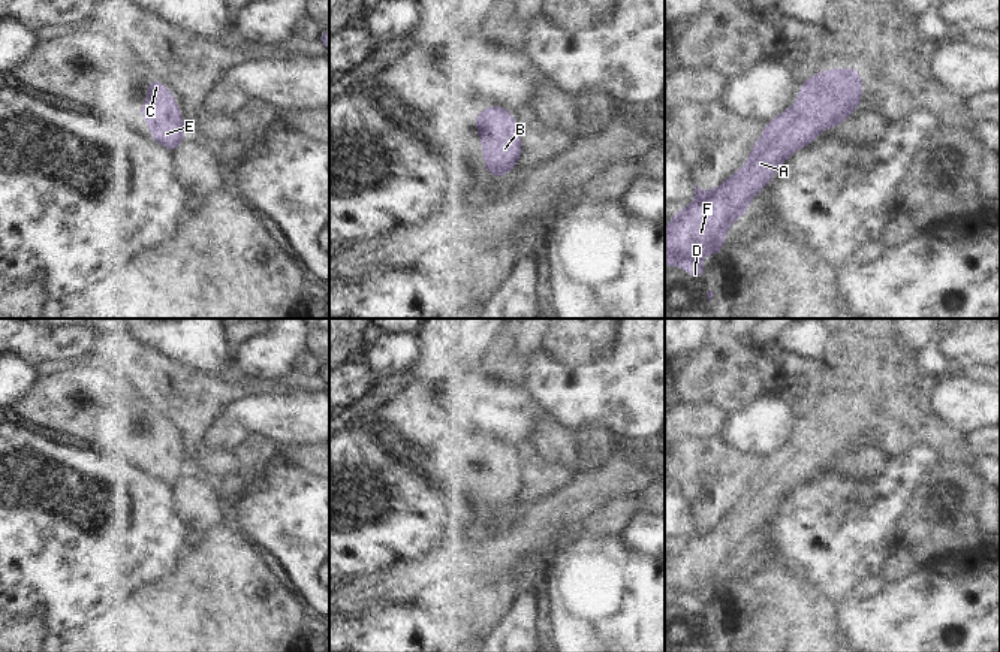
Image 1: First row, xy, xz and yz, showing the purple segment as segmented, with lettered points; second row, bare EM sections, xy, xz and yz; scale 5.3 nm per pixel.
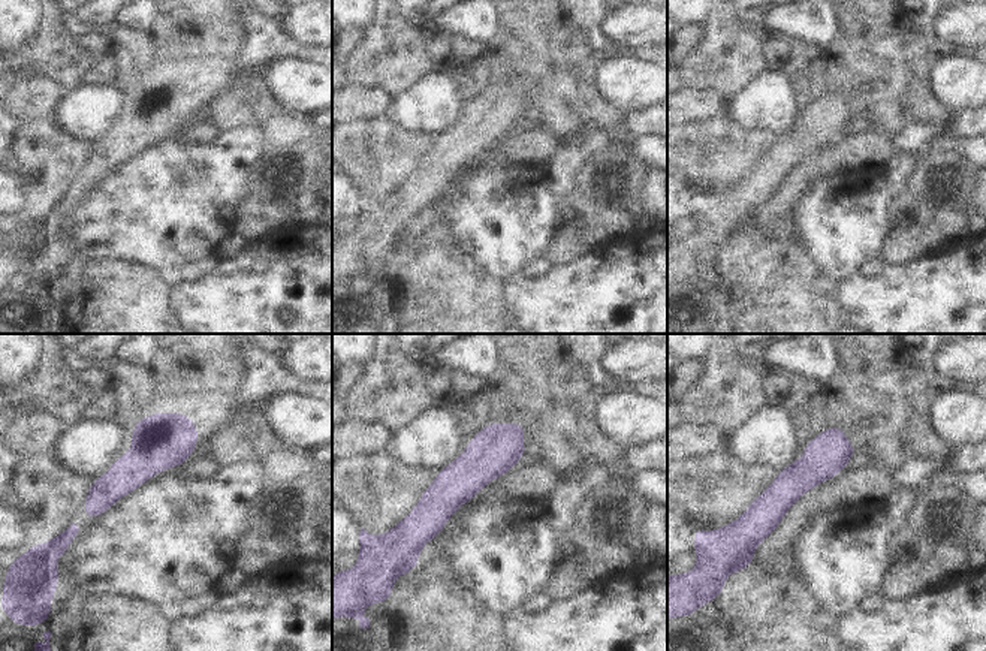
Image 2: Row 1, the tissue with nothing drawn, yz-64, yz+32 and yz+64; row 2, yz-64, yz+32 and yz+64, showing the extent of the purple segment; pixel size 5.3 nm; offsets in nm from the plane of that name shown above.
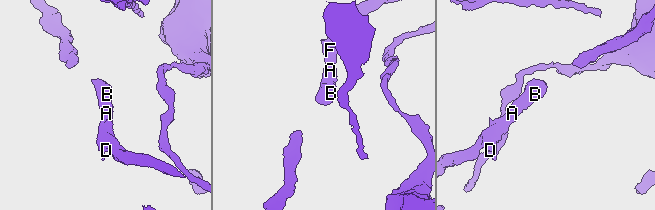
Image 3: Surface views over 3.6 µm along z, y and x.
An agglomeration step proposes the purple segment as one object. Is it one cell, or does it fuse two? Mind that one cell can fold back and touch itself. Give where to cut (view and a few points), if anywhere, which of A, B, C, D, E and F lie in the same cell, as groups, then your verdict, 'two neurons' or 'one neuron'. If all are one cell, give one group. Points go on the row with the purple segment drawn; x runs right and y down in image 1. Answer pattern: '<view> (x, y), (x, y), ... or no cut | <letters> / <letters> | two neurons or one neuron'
no cut | A B C D E F | one neuron

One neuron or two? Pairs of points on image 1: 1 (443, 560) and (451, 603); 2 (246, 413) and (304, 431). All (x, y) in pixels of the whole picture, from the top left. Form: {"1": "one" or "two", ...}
{"1": "two", "2": "one"}

